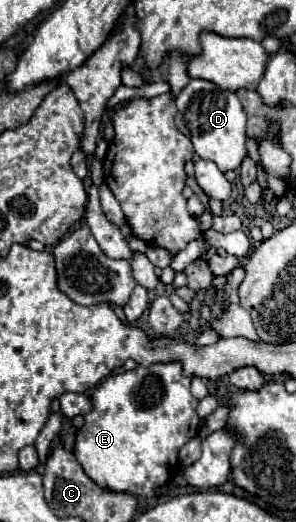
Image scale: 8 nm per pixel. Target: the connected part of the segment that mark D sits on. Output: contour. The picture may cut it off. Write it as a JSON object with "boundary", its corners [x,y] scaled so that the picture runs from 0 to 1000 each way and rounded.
{"boundary":[[[645,151],[639,163],[598,182],[591,201],[598,201],[591,236],[605,251],[625,262],[639,262],[659,293],[679,305],[720,308],[753,331],[774,324],[814,320],[814,308],[834,297],[834,285],[828,285],[834,220],[787,174],[740,170],[726,159],[693,151]]]}

